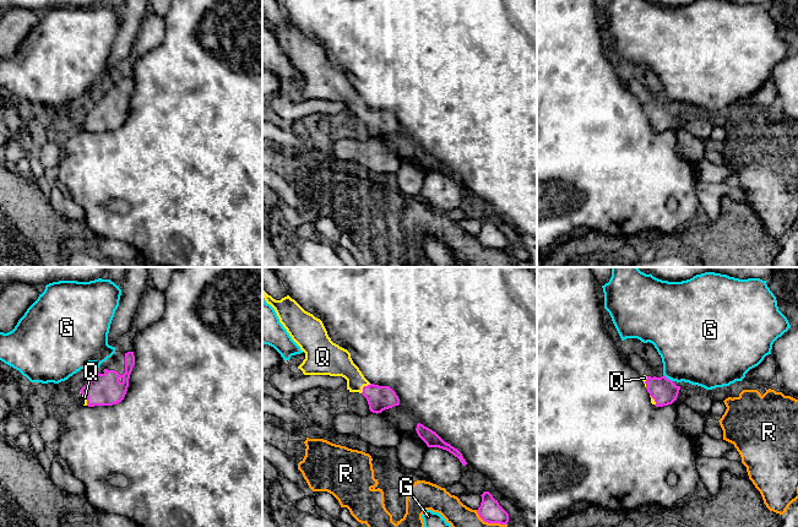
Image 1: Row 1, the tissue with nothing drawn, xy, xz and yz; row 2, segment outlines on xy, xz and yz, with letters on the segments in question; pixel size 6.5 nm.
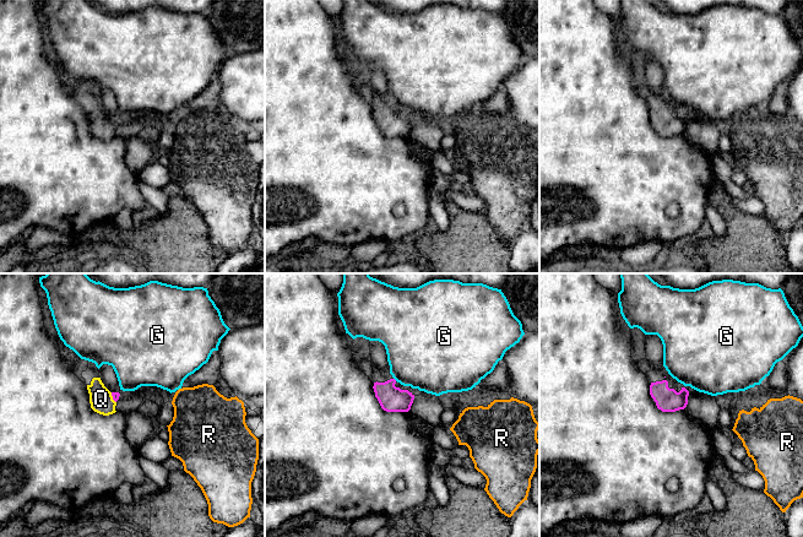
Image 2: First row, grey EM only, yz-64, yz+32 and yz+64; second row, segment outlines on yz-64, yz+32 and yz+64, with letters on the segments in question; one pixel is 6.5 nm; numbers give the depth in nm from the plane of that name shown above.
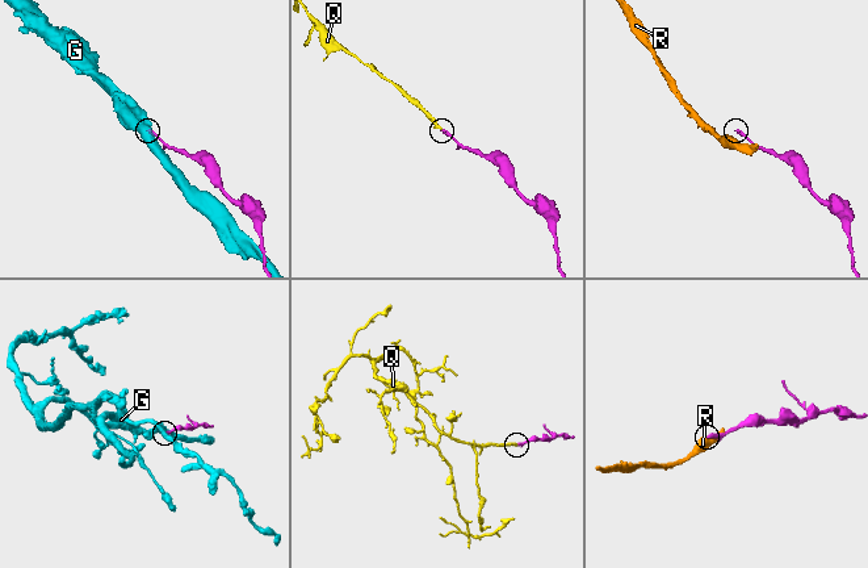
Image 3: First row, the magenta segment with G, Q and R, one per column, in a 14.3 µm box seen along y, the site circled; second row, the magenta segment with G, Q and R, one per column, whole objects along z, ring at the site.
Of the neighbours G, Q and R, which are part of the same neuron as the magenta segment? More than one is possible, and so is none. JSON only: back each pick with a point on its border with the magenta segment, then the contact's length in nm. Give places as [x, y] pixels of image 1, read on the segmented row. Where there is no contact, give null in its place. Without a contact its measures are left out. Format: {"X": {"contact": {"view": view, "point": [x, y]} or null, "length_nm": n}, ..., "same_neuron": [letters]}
{"Q": {"contact": {"view": "xz", "point": [364, 386]}, "length_nm": 90}, "same_neuron": ["Q"]}

